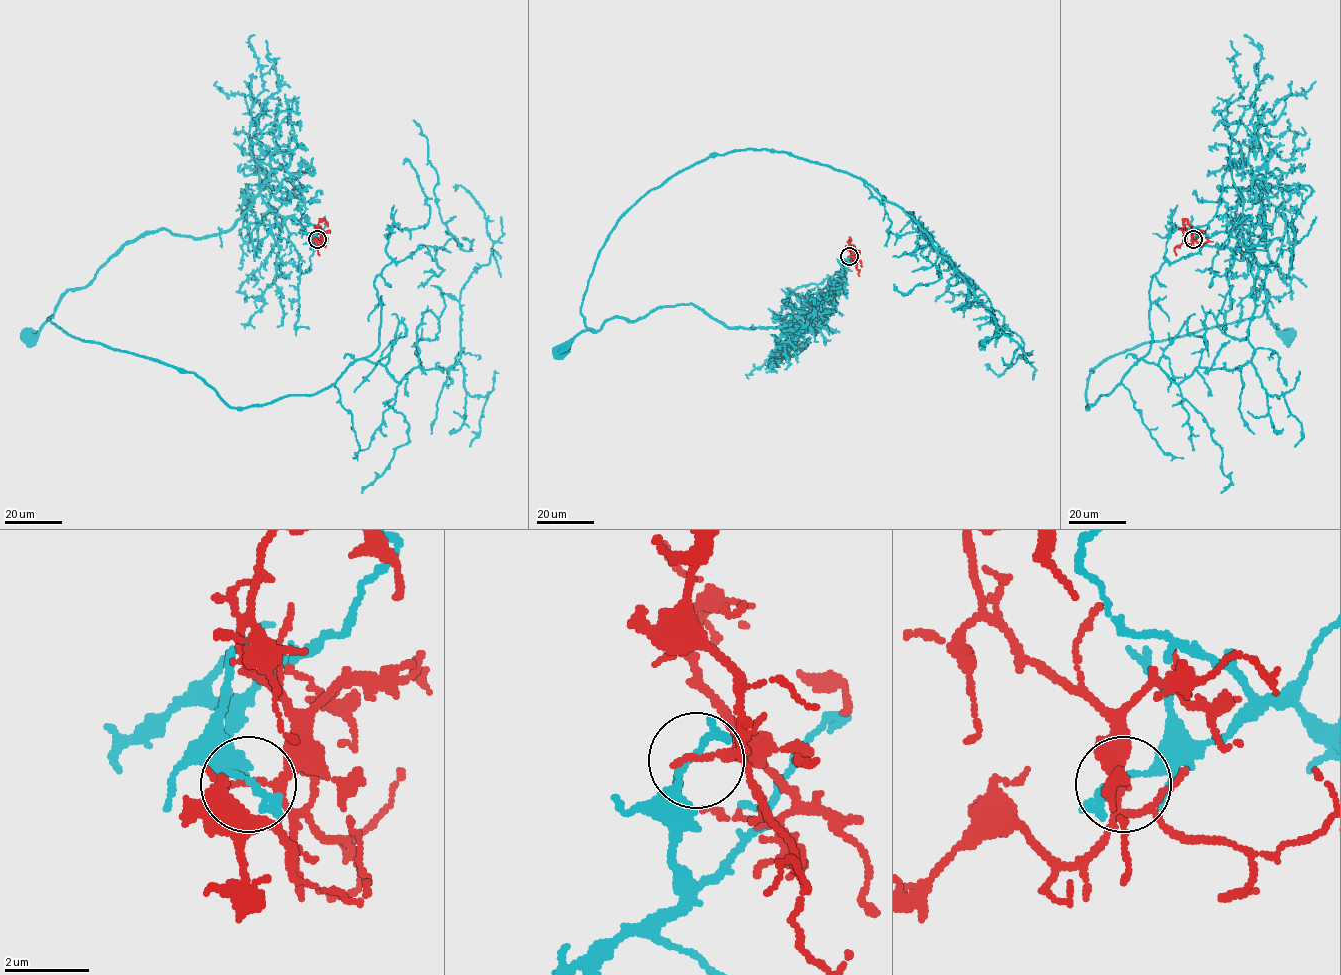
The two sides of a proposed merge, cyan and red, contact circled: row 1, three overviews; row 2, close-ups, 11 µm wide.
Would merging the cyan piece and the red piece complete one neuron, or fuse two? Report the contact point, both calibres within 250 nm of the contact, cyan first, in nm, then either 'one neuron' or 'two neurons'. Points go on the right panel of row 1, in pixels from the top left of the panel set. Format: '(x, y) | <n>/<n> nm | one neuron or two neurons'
(1193, 239) | 220/160 nm | two neurons

